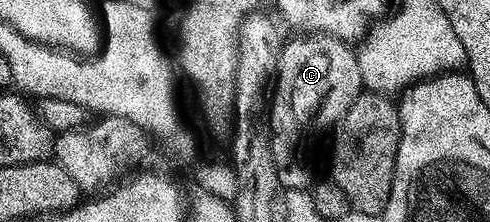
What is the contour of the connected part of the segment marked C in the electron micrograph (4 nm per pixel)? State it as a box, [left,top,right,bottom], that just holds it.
[269,35,364,190]

